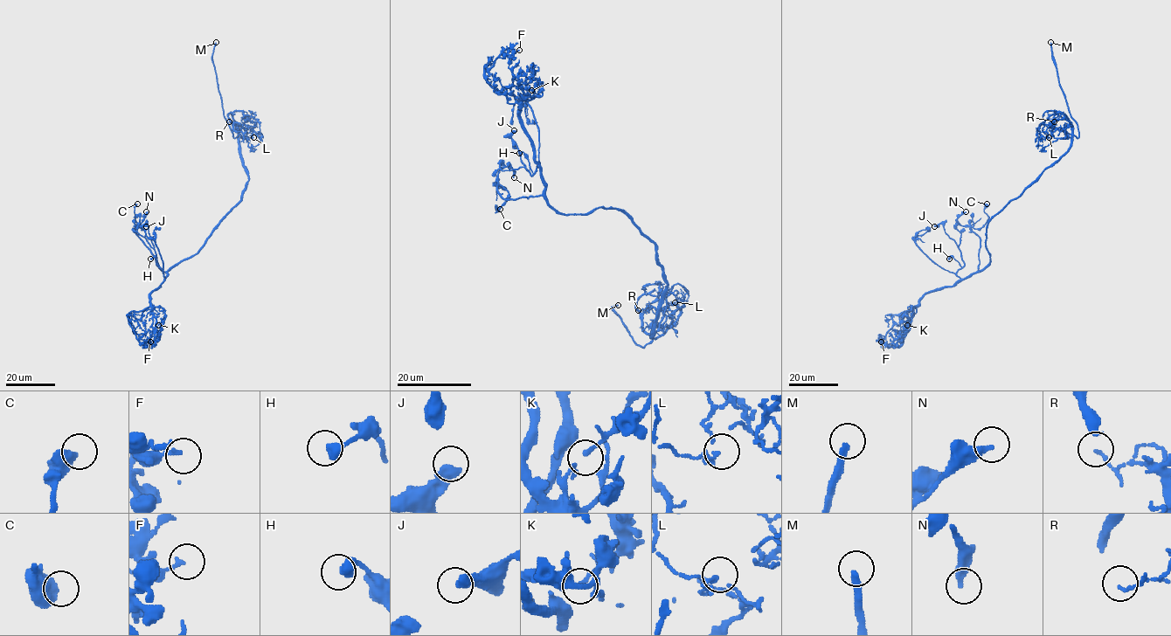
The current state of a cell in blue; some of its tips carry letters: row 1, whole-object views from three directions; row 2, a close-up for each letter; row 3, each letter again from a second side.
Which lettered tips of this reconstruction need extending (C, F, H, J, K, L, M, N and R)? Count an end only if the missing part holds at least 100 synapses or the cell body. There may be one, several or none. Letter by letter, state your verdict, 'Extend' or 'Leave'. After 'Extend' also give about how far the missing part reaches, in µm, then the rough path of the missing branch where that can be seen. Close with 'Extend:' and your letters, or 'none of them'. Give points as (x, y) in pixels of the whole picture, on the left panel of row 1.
C: Leave
F: Leave
H: Leave
J: Leave
K: Leave
L: Leave
M: Extend. Missing length about 25 µm. Course of what is missing: (216, 42), (235, 22), (235, 4)
N: Leave
R: Leave
Extend: M

